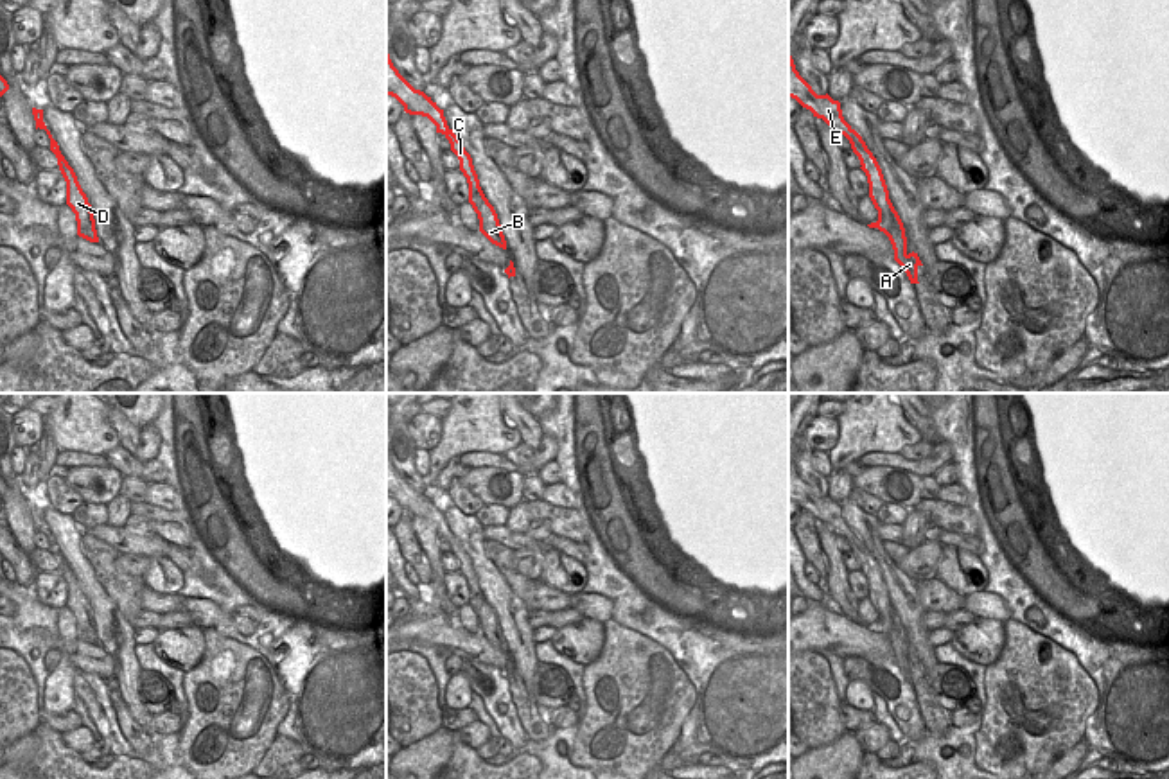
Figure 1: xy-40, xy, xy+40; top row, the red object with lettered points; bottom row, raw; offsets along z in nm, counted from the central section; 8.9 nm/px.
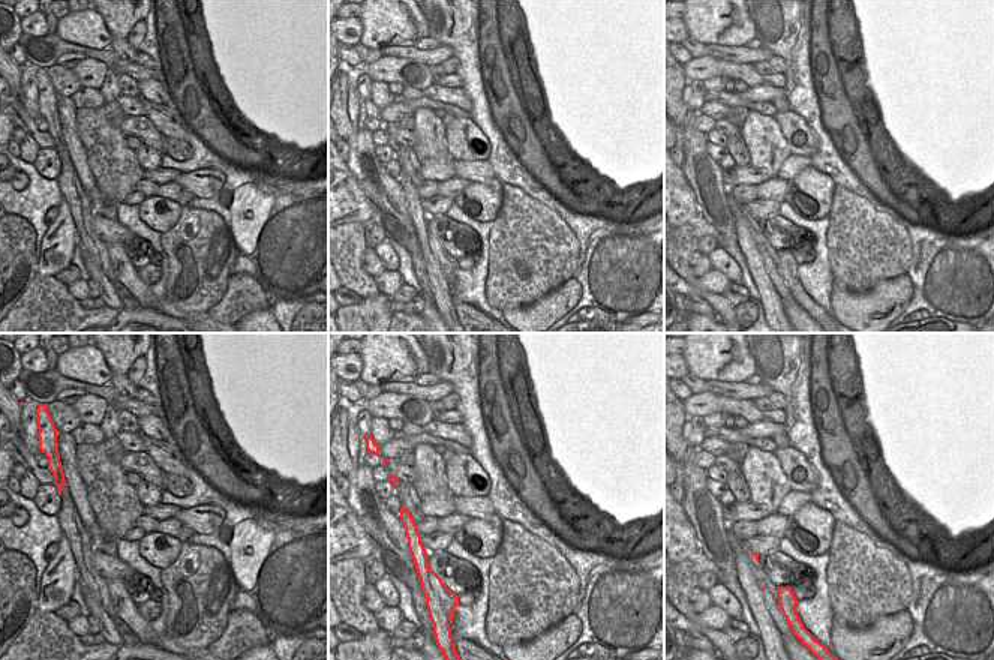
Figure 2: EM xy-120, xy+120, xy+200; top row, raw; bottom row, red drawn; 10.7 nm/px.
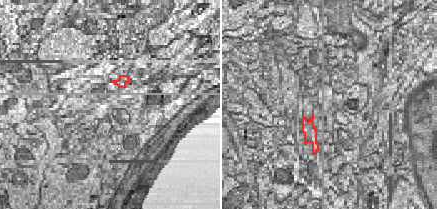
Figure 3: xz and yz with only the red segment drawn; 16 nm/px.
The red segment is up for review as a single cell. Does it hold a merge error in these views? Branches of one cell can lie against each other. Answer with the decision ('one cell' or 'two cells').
two cells

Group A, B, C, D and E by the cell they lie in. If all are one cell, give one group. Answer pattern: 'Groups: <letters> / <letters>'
Groups: A B D / C E.

